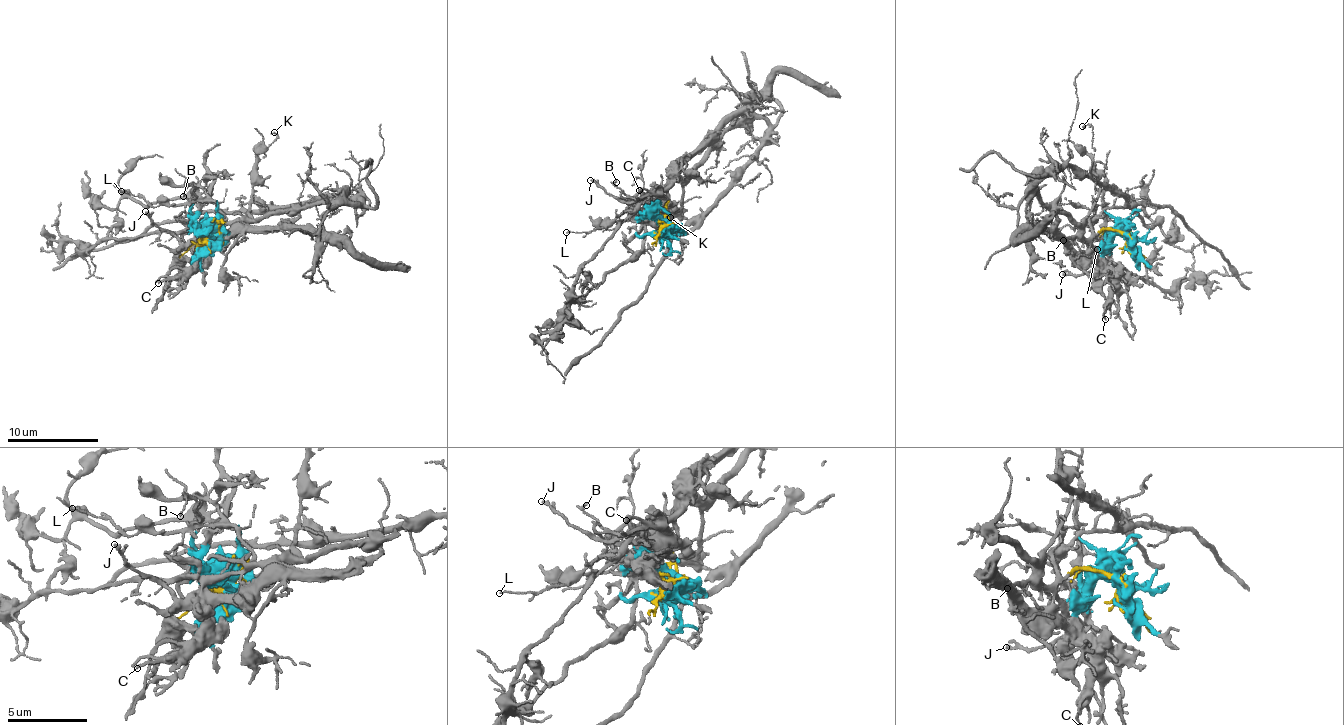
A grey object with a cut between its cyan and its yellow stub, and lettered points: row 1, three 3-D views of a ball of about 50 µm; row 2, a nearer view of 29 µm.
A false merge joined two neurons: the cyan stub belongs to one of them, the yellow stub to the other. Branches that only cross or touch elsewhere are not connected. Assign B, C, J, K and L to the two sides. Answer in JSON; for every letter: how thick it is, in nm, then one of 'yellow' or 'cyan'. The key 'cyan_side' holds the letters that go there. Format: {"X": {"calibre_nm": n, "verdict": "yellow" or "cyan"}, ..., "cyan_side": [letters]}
{"B": {"calibre_nm": 90, "verdict": "yellow"}, "C": {"calibre_nm": 160, "verdict": "cyan"}, "J": {"calibre_nm": 140, "verdict": "cyan"}, "K": {"calibre_nm": 130, "verdict": "yellow"}, "L": {"calibre_nm": 110, "verdict": "yellow"}, "cyan_side": ["C", "J"]}

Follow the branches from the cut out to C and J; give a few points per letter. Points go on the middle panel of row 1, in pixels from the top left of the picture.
C: (665, 231), (652, 204), (659, 196), (663, 199), (640, 191)
J: (665, 231), (643, 198), (629, 202), (613, 198), (590, 180)

